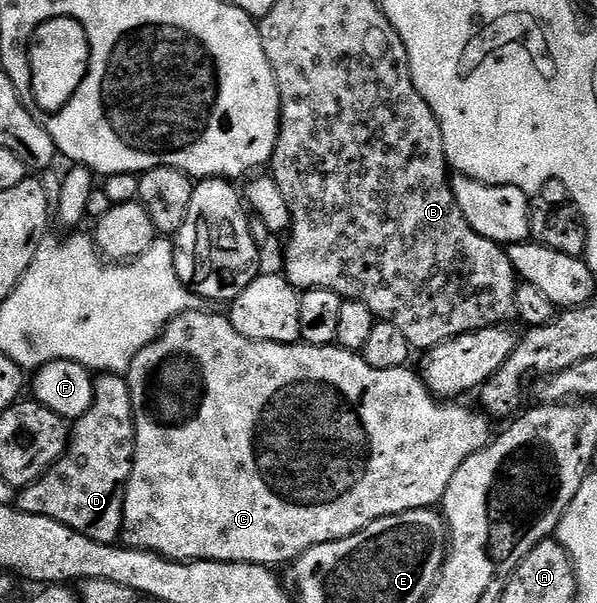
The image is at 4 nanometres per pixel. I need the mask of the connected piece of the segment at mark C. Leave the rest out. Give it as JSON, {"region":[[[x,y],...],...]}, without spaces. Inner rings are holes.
{"region":[[[211,310],[206,312],[186,312],[177,318],[173,318],[167,324],[167,329],[153,343],[145,346],[145,350],[141,350],[141,354],[137,354],[137,358],[133,358],[131,367],[125,373],[129,394],[131,395],[131,414],[135,417],[135,461],[131,464],[127,493],[123,503],[123,530],[121,533],[122,543],[128,548],[140,548],[141,550],[156,552],[170,560],[216,560],[217,562],[241,562],[242,564],[265,564],[268,566],[280,566],[279,564],[287,563],[287,565],[290,565],[298,560],[301,554],[308,552],[314,544],[328,544],[334,540],[349,538],[353,534],[357,534],[365,526],[379,520],[382,516],[392,516],[393,514],[401,514],[418,508],[435,508],[442,501],[449,482],[453,482],[453,474],[457,474],[457,470],[474,452],[479,452],[482,448],[487,447],[493,439],[493,431],[491,432],[492,421],[486,415],[480,414],[478,411],[476,411],[477,413],[470,412],[467,408],[458,408],[455,405],[458,403],[455,402],[440,402],[425,387],[422,375],[418,371],[411,372],[410,367],[377,370],[373,366],[369,366],[369,362],[365,362],[362,355],[348,352],[346,348],[338,346],[322,348],[321,346],[313,346],[302,342],[298,344],[257,342],[256,340],[245,338],[245,334],[237,334],[237,330],[226,315],[214,316],[213,312]]]}

